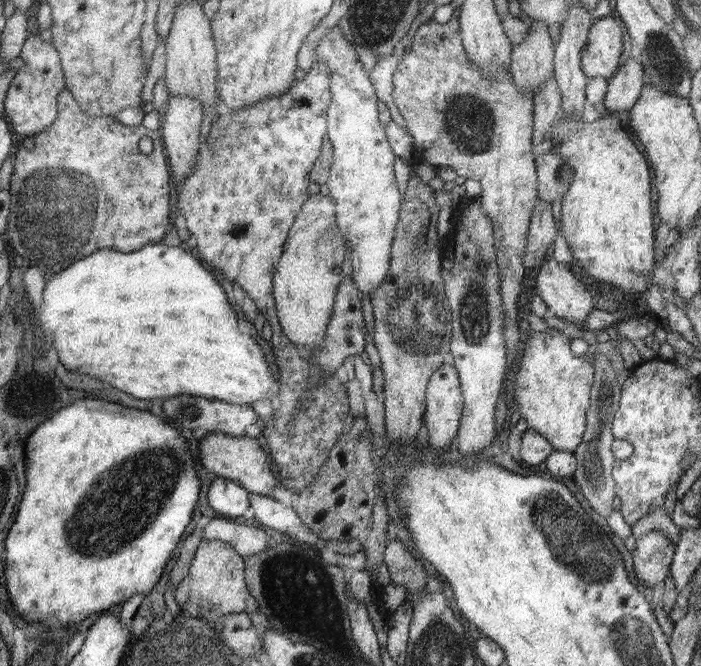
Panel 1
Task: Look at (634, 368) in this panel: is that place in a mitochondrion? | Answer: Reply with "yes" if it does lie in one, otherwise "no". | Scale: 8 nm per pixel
no

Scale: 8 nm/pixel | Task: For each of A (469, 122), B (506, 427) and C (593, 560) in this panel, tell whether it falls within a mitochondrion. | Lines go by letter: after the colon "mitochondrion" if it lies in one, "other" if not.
A: mitochondrion
B: other
C: mitochondrion

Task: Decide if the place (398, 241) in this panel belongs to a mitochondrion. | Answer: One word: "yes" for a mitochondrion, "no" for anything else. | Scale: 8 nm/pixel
no

